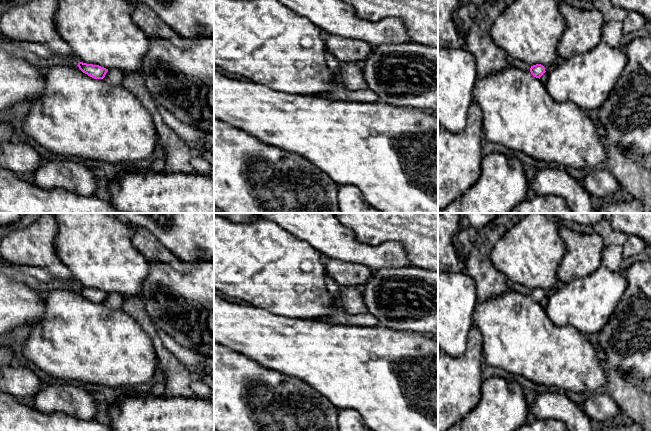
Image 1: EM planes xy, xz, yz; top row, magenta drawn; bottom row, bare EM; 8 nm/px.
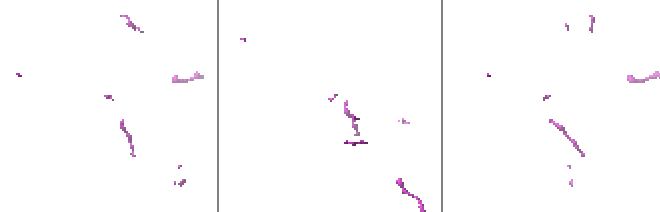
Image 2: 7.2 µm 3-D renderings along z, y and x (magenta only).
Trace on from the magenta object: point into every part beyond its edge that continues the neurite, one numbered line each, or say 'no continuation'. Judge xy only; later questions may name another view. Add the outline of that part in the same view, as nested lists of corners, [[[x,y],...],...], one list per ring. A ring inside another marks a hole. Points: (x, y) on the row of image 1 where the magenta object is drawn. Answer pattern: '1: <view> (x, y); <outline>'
no continuation

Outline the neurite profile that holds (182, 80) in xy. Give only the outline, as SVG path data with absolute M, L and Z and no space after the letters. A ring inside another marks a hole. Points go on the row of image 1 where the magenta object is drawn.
M196 36L188 39L186 48L177 47L168 39L150 38L149 49L144 56L141 75L150 95L181 122L214 134L214 38Z

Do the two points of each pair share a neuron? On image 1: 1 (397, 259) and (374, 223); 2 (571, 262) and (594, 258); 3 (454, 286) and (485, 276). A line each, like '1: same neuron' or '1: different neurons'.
1: different neurons
2: same neuron
3: different neurons

